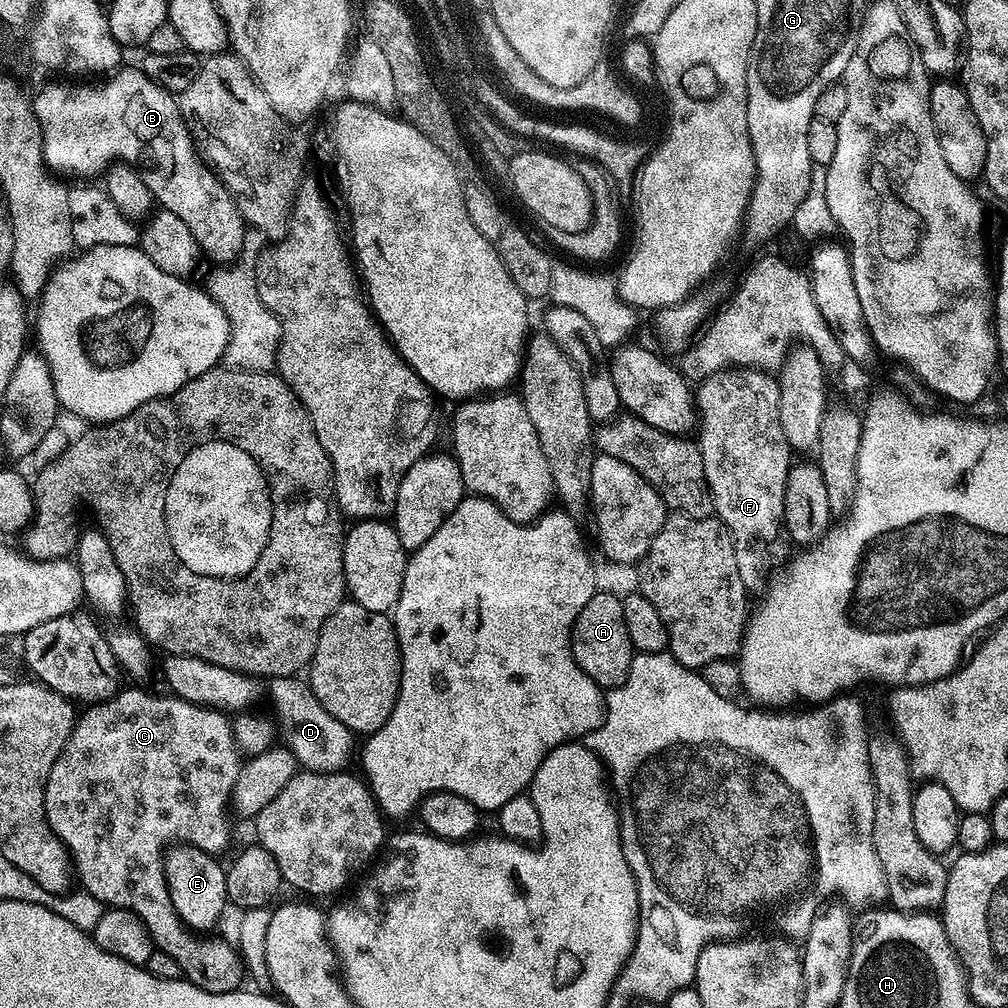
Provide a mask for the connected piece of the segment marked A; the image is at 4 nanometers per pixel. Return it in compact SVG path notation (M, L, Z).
M597 590L582 606L572 627L572 656L582 666L582 670L601 690L611 690L622 686L630 674L634 649L630 634L626 634L626 614L624 601L612 592Z

